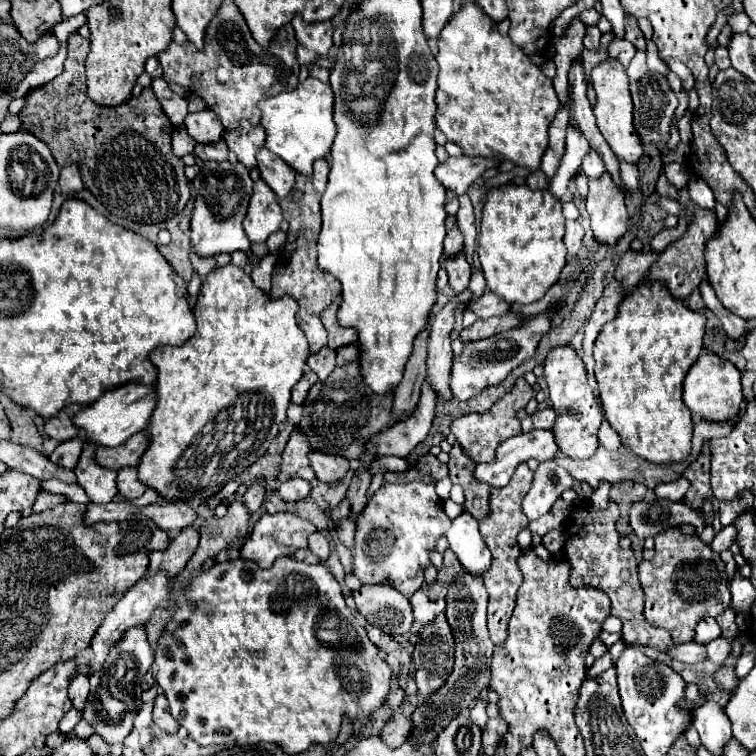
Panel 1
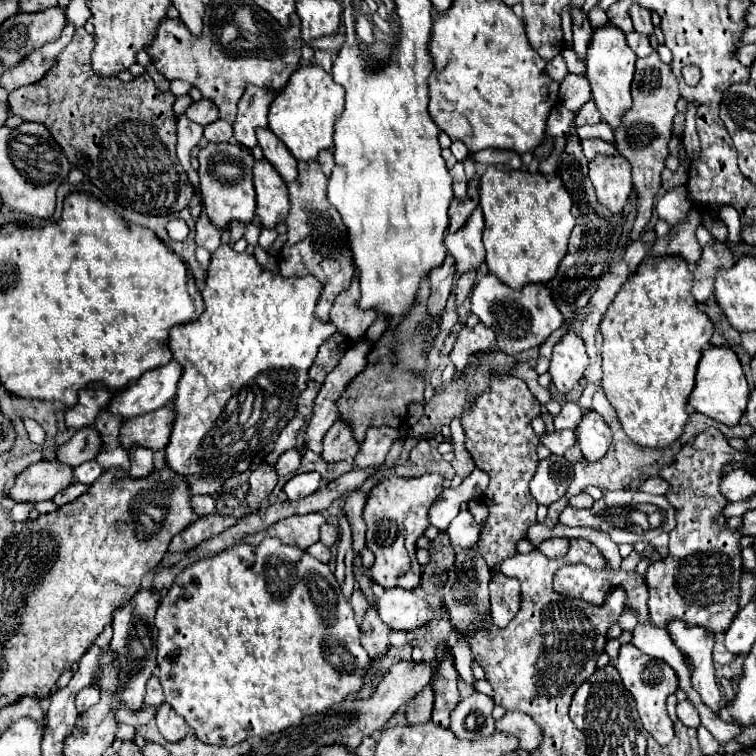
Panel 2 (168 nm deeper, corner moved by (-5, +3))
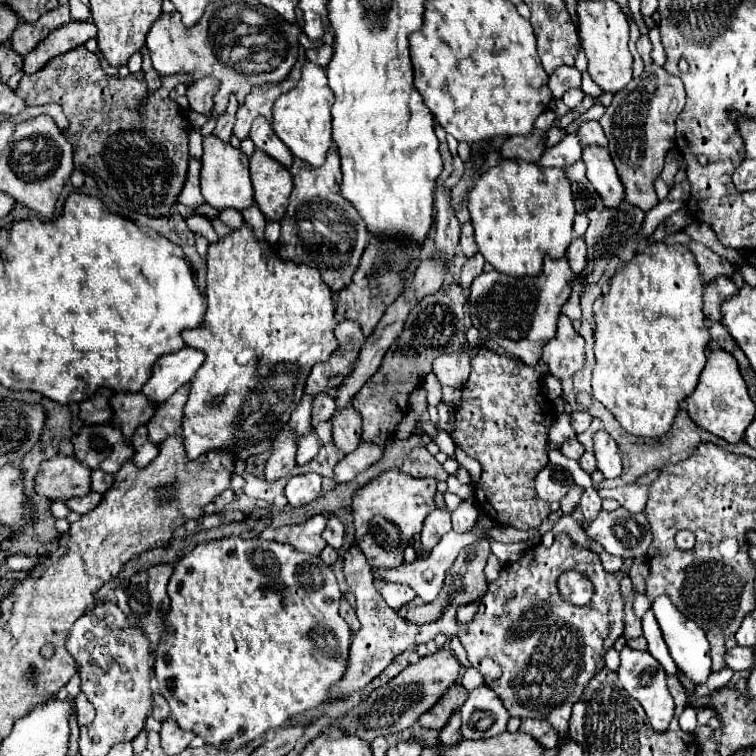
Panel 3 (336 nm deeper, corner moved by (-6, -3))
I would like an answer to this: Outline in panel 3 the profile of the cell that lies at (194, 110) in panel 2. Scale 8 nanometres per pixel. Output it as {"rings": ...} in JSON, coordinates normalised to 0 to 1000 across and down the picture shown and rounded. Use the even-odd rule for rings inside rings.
{"rings":[[[267,103],[265,108],[257,108],[257,114],[249,114],[249,132],[251,132],[251,146],[278,156],[283,146],[283,119],[288,119],[288,108],[283,103]]]}

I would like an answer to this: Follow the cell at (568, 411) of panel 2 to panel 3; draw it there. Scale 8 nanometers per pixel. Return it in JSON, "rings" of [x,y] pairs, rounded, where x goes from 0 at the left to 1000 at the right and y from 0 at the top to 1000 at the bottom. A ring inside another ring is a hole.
{"rings":[[[757,545],[754,548],[754,558],[757,558],[757,566],[762,574],[772,571],[780,563],[780,556],[783,556],[783,550],[775,545]]]}

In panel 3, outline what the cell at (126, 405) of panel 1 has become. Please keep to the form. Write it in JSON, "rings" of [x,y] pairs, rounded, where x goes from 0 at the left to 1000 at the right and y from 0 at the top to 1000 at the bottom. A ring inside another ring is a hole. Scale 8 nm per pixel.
{"rings":[[[241,460],[230,468],[214,471],[201,489],[201,497],[188,513],[188,521],[198,529],[198,534],[209,537],[222,529],[235,513],[249,508],[259,489],[267,484],[270,468],[257,460]]]}

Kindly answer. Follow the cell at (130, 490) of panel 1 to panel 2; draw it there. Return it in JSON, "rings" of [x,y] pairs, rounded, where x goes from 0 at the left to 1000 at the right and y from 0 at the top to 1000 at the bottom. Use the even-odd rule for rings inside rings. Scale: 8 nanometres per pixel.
{"rings":[[[176,593],[171,603],[173,603],[173,622],[171,622],[173,630],[184,632],[202,624],[202,598],[197,598],[197,593]]]}

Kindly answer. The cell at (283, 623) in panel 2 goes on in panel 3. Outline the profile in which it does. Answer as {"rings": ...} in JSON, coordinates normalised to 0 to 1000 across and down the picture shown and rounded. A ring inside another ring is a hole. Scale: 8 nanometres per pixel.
{"rings":[[[304,709],[304,712],[294,712],[294,714],[270,717],[235,743],[235,749],[230,751],[230,759],[222,770],[222,788],[225,788],[225,807],[217,817],[217,833],[212,841],[212,852],[206,857],[206,878],[204,878],[209,913],[225,931],[225,950],[230,950],[241,966],[257,968],[259,974],[270,976],[272,984],[278,984],[288,992],[312,995],[315,989],[325,987],[328,981],[349,974],[354,966],[373,963],[386,947],[399,944],[413,937],[421,937],[423,931],[437,926],[437,910],[444,902],[450,902],[458,892],[466,836],[463,836],[463,828],[447,812],[447,796],[450,796],[452,783],[444,772],[444,762],[439,759],[437,749],[431,749],[421,735],[399,733],[399,730],[389,728],[386,722],[347,714],[347,712],[320,714],[320,712]]]}

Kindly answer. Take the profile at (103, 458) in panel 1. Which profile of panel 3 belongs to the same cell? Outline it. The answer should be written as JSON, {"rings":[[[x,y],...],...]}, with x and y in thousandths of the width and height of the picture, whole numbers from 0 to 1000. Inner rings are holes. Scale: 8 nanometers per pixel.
{"rings":[[[249,508],[235,516],[235,521],[225,524],[214,537],[204,542],[204,550],[196,556],[196,582],[206,590],[214,587],[222,577],[230,577],[238,571],[238,561],[243,553],[243,534],[249,526]]]}

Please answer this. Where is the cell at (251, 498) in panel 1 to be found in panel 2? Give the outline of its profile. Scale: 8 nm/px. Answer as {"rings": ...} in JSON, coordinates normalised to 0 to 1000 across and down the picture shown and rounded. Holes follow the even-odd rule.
{"rings":[[[388,593],[369,603],[364,619],[366,619],[369,630],[380,630],[380,627],[388,627],[396,619],[396,614],[398,614],[398,598],[393,593]]]}

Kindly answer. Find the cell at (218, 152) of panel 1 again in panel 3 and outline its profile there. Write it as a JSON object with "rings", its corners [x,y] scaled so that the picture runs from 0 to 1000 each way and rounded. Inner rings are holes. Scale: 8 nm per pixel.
{"rings":[[[304,130],[304,138],[299,143],[299,151],[288,153],[286,159],[286,169],[283,169],[283,180],[291,183],[294,188],[302,188],[307,180],[307,167],[312,161],[312,146],[315,146],[315,135],[310,135],[310,130]]]}

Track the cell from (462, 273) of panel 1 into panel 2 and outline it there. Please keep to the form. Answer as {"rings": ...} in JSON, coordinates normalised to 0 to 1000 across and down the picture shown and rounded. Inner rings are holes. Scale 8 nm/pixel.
{"rings":[[[628,275],[620,286],[618,296],[599,310],[591,310],[589,325],[602,341],[602,360],[612,362],[618,357],[628,357],[642,347],[642,328],[636,320],[639,310],[639,280]]]}

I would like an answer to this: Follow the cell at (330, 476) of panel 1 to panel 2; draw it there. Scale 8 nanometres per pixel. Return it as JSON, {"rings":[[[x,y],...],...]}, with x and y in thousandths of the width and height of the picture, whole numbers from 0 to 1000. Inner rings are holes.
{"rings":[[[446,556],[446,561],[440,561],[427,579],[427,598],[425,598],[427,608],[467,611],[472,598],[475,598],[475,587],[472,582],[467,582],[467,571],[462,571],[462,566],[456,566],[451,556]]]}

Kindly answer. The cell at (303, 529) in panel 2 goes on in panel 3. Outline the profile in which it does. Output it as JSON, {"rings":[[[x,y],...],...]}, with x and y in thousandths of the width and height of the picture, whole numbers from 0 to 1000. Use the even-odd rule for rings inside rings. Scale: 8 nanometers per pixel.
{"rings":[[[415,683],[399,693],[389,693],[389,696],[373,696],[365,701],[352,701],[354,712],[373,717],[373,720],[384,720],[397,730],[421,735],[426,730],[426,725],[431,722],[431,717],[426,714],[426,701],[431,696],[431,685],[429,683]]]}

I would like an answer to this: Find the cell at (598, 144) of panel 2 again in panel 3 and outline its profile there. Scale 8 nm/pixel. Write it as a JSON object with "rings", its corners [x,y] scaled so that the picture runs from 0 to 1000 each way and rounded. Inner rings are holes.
{"rings":[[[772,161],[765,172],[765,183],[767,183],[767,190],[775,196],[775,193],[802,193],[804,185],[794,169],[791,161]]]}

